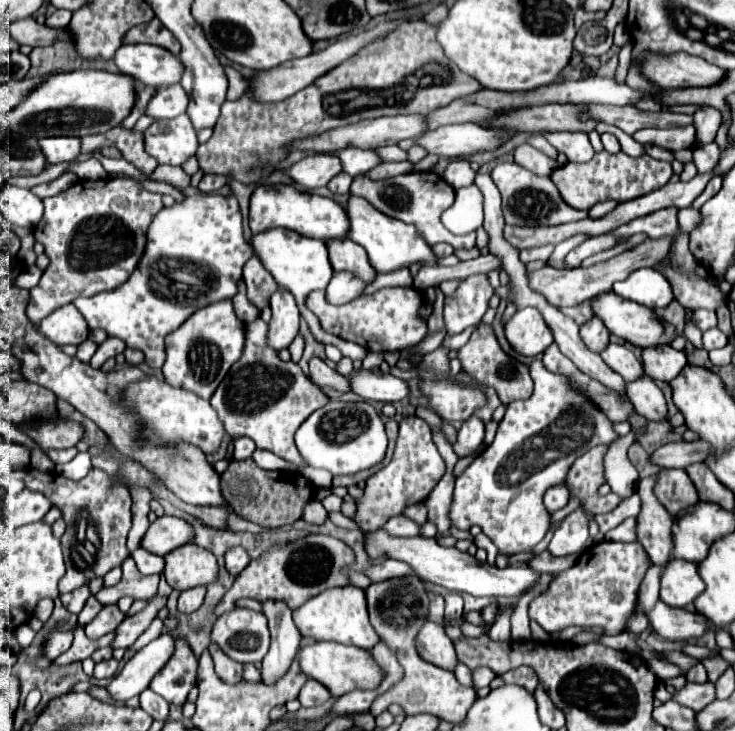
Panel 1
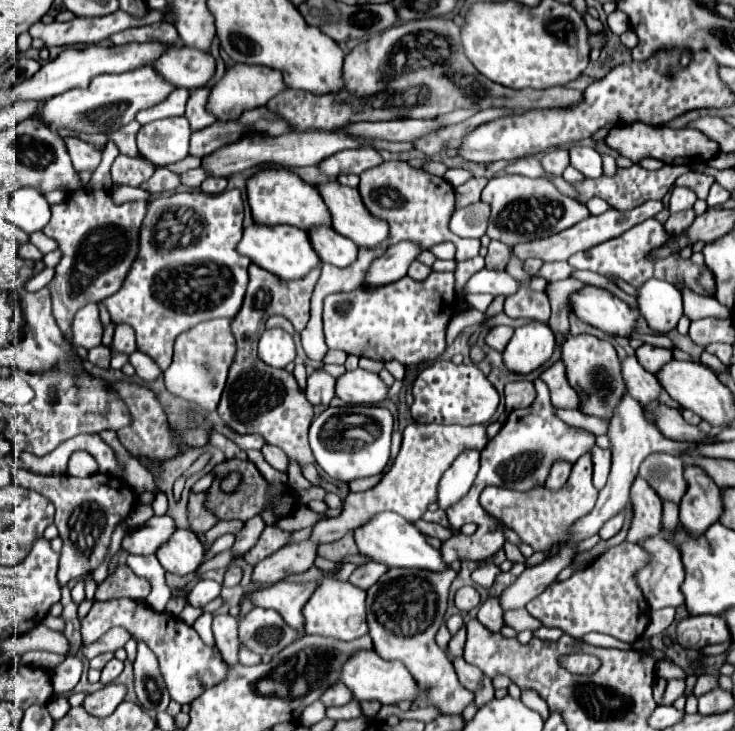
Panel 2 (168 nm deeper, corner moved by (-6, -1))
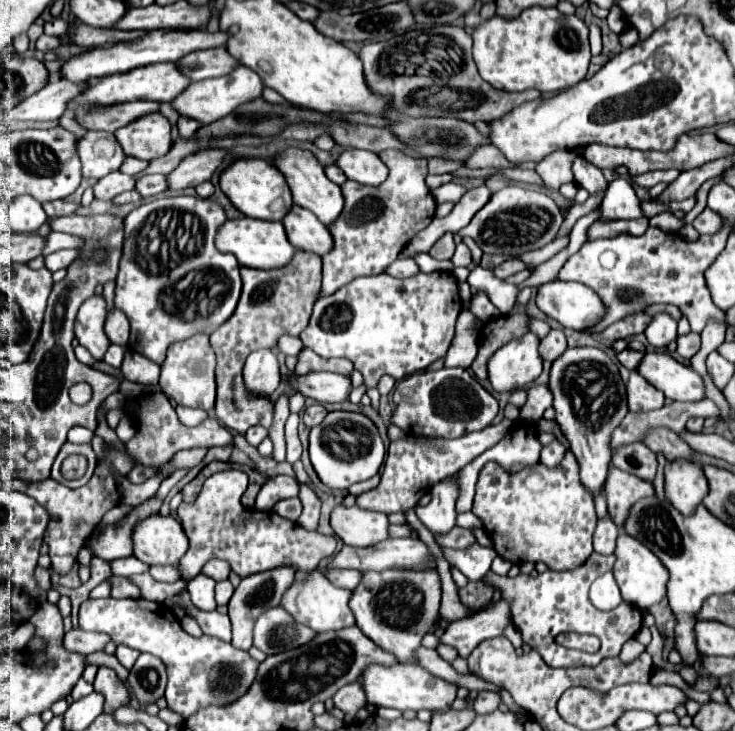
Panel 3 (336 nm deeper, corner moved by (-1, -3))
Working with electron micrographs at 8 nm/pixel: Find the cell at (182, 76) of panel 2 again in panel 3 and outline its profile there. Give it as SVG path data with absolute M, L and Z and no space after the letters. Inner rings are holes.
M225 47L193 51L177 61L179 71L191 81L221 77L227 73L227 69L233 69L233 65L237 65L237 61L227 53Z

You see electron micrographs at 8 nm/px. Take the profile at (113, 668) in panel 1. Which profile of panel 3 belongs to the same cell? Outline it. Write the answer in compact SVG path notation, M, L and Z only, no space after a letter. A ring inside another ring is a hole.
M99 667L97 677L95 677L95 691L105 695L105 711L117 711L119 707L129 703L129 691L127 687L119 681L117 673L109 667Z

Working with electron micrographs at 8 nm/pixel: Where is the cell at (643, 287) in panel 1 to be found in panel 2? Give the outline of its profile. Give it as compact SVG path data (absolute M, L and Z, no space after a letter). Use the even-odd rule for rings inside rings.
M650 279L638 289L638 305L640 315L646 319L648 327L658 335L666 335L676 329L682 317L680 291L660 279Z

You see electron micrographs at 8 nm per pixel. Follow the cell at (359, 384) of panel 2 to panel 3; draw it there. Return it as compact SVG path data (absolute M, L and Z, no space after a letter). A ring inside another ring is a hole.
M309 373L297 379L297 391L319 403L343 403L351 395L351 379L337 373Z

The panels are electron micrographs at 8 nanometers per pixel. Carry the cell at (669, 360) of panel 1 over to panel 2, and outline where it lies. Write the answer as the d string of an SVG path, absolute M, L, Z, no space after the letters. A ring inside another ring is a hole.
M642 345L636 349L636 359L642 363L642 367L650 373L658 373L658 369L672 359L672 351L664 347L654 347L654 345Z

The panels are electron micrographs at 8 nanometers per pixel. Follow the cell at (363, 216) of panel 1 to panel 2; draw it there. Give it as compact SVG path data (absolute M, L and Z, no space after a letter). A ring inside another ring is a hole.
M338 181L316 185L316 189L330 211L330 225L336 233L362 247L376 247L388 237L388 223L368 213L358 189L344 187Z

